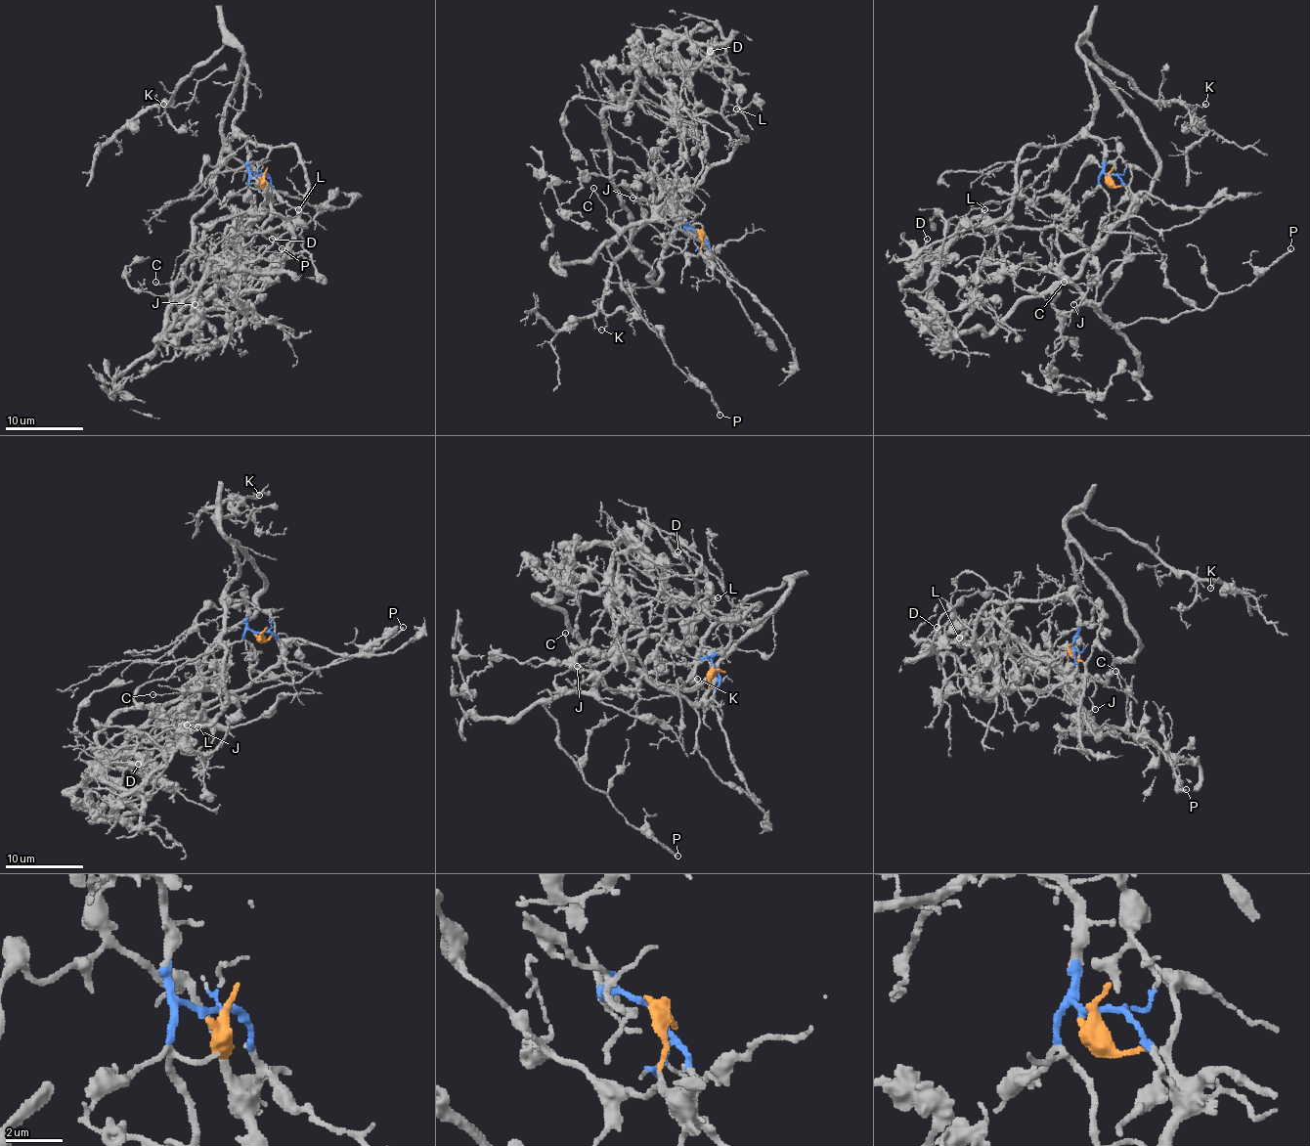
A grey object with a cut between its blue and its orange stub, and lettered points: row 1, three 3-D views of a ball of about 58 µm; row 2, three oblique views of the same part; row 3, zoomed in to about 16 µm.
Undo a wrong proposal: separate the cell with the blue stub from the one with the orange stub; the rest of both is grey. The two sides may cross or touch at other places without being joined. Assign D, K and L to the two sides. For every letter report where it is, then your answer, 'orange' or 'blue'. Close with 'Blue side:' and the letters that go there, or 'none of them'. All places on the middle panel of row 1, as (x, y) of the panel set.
D: at (710, 51); blue
K: at (601, 330); blue
L: at (736, 109); blue
Blue side: D, K, L

